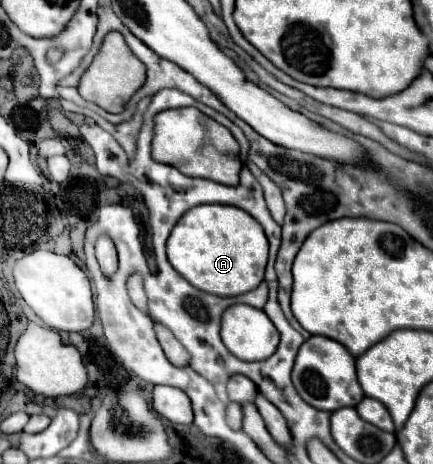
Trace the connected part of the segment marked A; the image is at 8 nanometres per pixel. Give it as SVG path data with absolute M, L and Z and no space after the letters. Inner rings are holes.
M219 203L189 209L167 239L169 263L193 287L219 297L235 297L253 291L263 281L267 249L269 245L263 227L249 213Z

